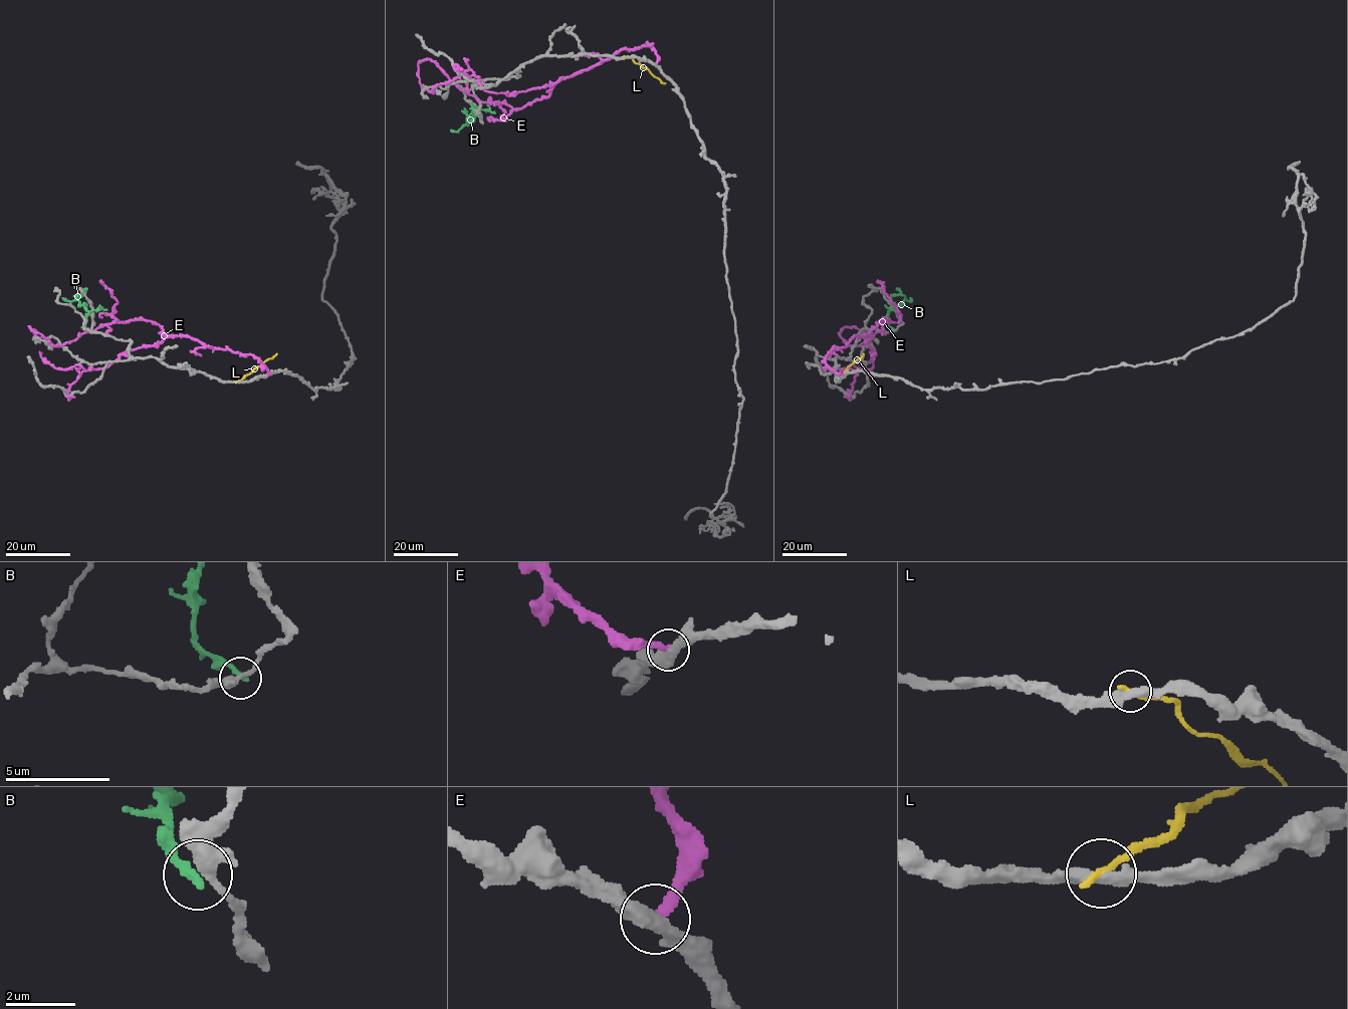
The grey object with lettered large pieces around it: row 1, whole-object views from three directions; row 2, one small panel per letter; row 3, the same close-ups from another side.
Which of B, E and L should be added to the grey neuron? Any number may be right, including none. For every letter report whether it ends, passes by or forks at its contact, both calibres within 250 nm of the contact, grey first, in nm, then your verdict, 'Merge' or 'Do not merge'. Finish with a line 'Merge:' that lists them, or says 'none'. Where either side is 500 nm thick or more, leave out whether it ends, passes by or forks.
B: It ends there. Thickness 380 nm (grey) against 280 nm. Do not merge
E: It ends there. Thickness 480 nm (grey) against 360 nm. Do not merge
L: It ends there. Thickness 400 nm (grey) against 240 nm. Do not merge
Merge: none

